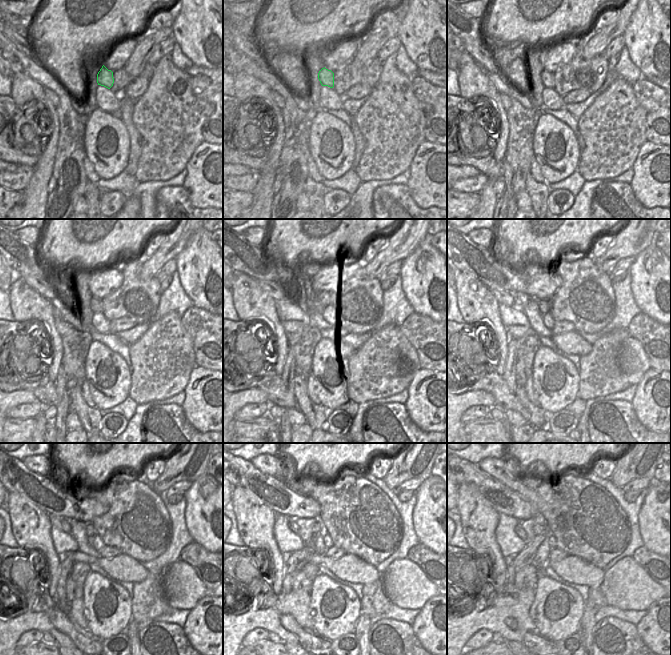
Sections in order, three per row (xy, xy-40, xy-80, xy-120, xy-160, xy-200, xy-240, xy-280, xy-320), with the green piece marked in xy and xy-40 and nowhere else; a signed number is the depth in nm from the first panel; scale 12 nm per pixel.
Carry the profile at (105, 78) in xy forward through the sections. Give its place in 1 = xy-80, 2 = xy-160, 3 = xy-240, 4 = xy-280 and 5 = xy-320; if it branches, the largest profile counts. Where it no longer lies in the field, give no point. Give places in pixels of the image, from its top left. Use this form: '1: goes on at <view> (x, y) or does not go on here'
1: goes on at xy-80 (547, 78)
2: goes on at xy-160 (320, 300)
3: goes on at xy-240 (91, 532)
4: goes on at xy-280 (315, 526)
5: goes on at xy-320 (537, 528)

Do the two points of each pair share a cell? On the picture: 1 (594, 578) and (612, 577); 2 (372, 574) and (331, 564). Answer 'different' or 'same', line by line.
1: different
2: same

